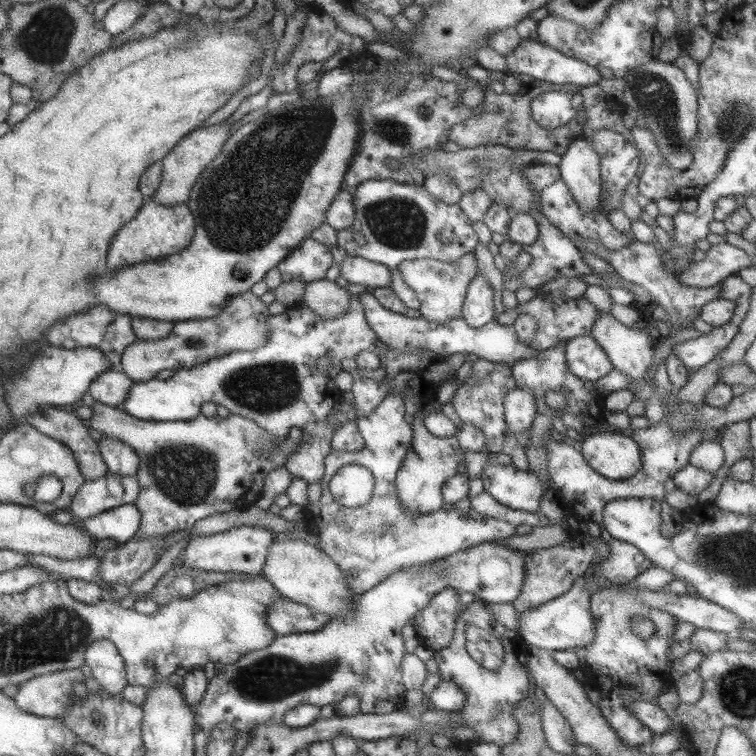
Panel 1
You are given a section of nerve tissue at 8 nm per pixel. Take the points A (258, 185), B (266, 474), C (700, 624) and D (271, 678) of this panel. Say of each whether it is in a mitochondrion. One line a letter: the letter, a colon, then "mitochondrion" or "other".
A: mitochondrion
B: other
C: other
D: mitochondrion

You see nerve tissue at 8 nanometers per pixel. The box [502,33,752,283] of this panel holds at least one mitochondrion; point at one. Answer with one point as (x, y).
(652, 92)

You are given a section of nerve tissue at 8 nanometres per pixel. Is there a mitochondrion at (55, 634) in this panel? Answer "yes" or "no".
yes

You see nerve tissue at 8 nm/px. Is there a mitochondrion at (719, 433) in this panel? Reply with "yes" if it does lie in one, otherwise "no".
no

